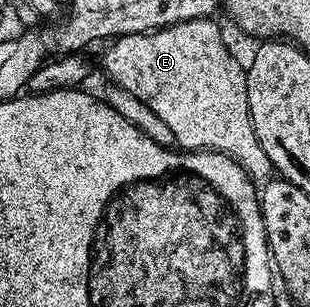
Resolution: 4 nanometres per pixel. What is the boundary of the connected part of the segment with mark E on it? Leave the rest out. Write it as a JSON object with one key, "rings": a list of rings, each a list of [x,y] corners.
{"rings":[[[211,18],[176,22],[161,30],[146,34],[117,36],[104,57],[104,69],[119,90],[128,91],[144,105],[149,106],[160,120],[174,132],[176,144],[181,150],[218,151],[235,160],[251,177],[253,183],[267,182],[274,168],[263,152],[254,133],[249,115],[249,91],[247,74],[236,63],[225,47],[220,25]]]}

